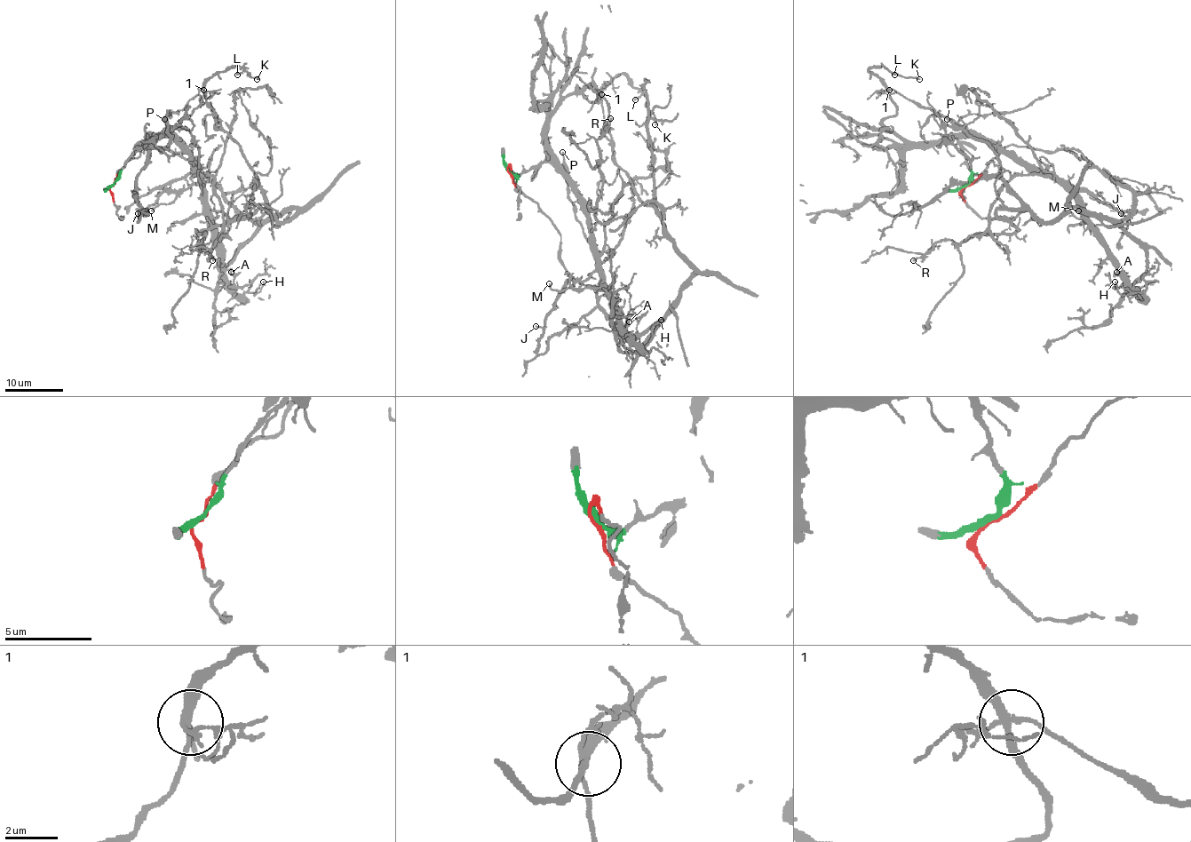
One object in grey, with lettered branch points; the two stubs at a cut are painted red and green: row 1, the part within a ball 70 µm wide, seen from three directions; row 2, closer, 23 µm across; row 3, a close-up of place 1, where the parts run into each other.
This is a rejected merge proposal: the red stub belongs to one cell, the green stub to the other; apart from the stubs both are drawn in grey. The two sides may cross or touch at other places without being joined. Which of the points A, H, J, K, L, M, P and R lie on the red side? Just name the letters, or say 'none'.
R

